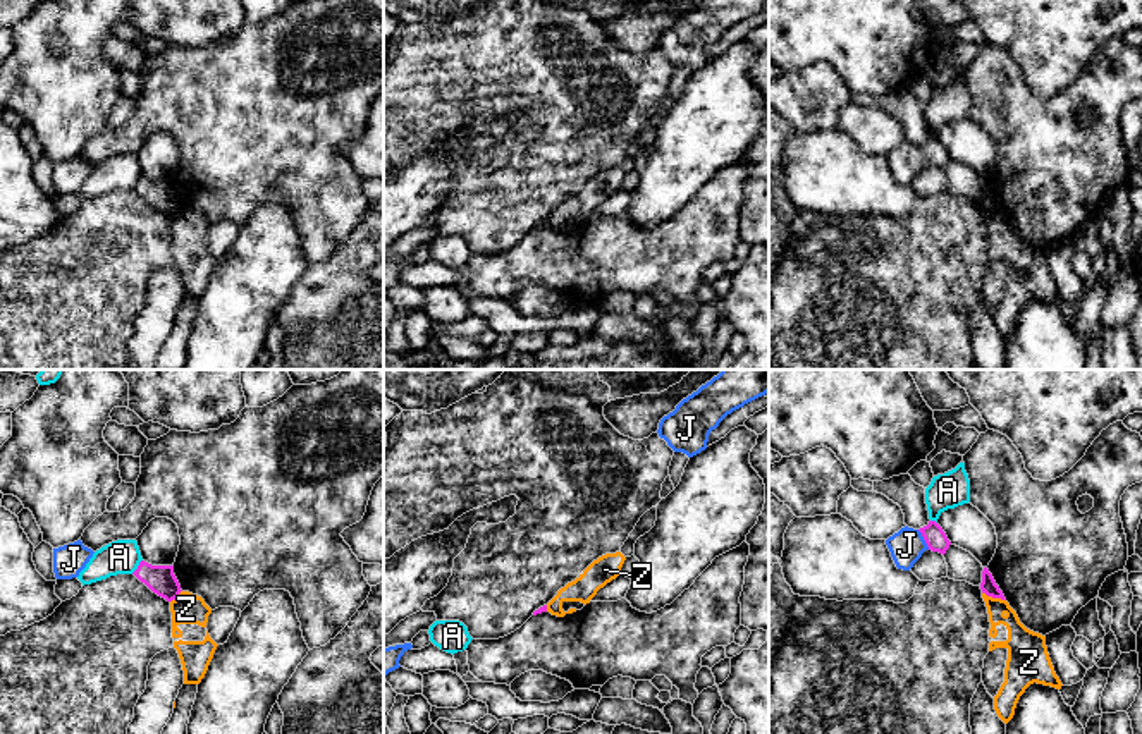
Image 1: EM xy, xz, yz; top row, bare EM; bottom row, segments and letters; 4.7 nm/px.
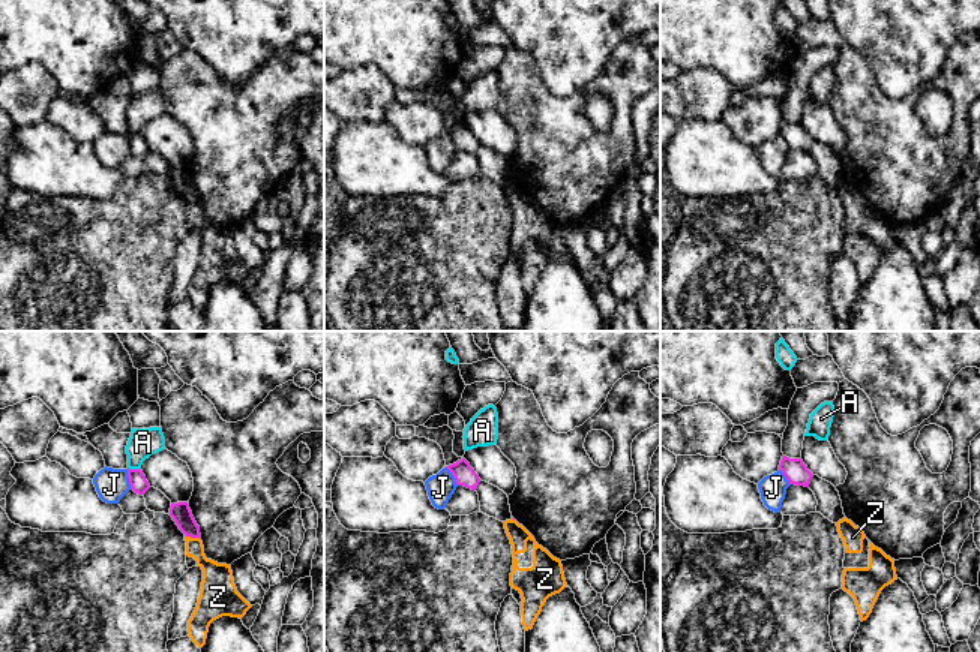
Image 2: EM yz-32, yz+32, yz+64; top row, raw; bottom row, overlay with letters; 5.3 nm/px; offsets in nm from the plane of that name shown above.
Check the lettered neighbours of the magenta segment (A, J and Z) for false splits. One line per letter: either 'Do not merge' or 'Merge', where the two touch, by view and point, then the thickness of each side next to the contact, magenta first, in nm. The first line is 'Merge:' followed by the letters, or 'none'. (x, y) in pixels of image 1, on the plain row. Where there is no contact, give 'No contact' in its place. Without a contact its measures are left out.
Merge: none
A: Do not merge. Touches magenta at xy (138, 181). Thickness 140 nm (magenta) against 160 nm
J: Do not merge. Touches magenta at yz (924, 153). Thickness 100 nm (magenta) against 160 nm
Z: Do not merge. Touches magenta at yz (994, 212). Thickness 70 nm (magenta) against 140 nm

